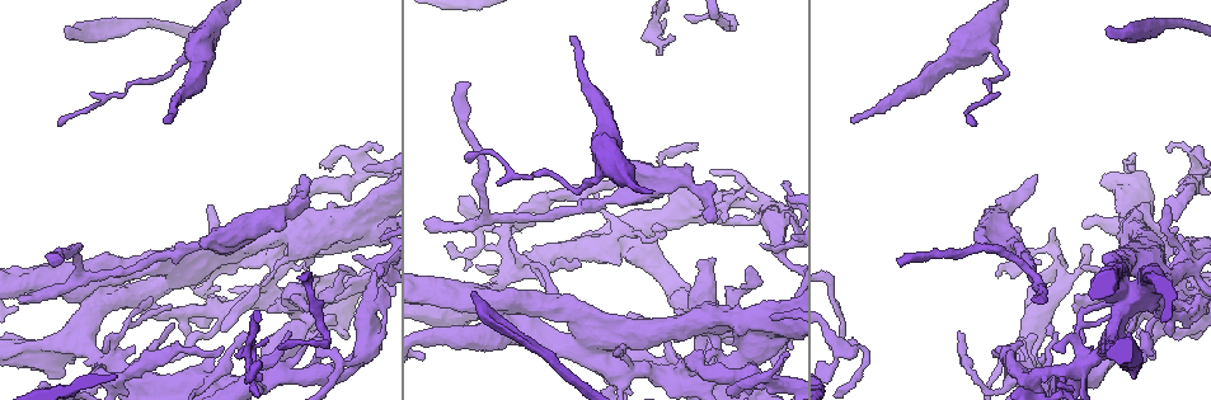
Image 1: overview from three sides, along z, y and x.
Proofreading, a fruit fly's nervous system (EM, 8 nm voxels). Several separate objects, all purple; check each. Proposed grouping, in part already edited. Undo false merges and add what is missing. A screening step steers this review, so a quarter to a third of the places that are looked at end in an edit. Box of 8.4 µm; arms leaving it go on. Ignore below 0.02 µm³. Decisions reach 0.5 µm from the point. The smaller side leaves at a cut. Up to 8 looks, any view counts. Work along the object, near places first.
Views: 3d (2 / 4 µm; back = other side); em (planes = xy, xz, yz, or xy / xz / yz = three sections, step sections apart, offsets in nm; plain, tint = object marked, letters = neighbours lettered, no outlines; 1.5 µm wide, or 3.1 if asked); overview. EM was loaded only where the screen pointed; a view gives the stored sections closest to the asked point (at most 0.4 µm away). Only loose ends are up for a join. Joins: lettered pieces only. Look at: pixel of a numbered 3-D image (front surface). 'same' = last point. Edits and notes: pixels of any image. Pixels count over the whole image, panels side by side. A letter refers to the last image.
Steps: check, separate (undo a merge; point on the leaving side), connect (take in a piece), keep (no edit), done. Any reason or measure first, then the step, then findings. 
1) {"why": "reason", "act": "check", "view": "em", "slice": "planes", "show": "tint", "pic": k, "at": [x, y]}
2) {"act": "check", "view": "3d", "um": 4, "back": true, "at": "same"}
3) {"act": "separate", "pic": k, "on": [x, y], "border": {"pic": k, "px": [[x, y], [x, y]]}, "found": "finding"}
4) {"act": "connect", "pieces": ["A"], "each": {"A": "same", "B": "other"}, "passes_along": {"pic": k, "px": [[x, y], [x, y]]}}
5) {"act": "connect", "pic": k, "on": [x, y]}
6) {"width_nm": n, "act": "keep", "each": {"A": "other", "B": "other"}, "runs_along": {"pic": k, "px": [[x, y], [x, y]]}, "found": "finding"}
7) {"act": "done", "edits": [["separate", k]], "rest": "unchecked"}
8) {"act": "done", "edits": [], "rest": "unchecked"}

{"why": "long arm stops here", "act": "check", "view": "em", "slice": "planes", "show": "letters", "pic": 1, "at": [571, 39]}

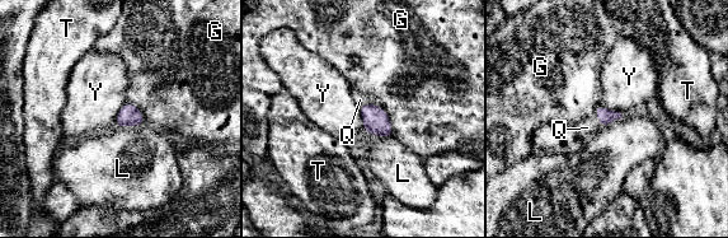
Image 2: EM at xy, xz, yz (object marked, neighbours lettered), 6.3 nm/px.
{"width_nm": 90, "act": "connect", "pieces": ["Q"], "each": {"G": "other", "L": "other", "Q": "same", "T": "other", "Y": "other"}, "passes_along": {"pic": 2, "px": [[376, 121], [366, 104], [360, 99]]}, "found": "the neuron continues"}

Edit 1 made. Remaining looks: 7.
{"why": "redraw", "act": "check", "view": "overview"}

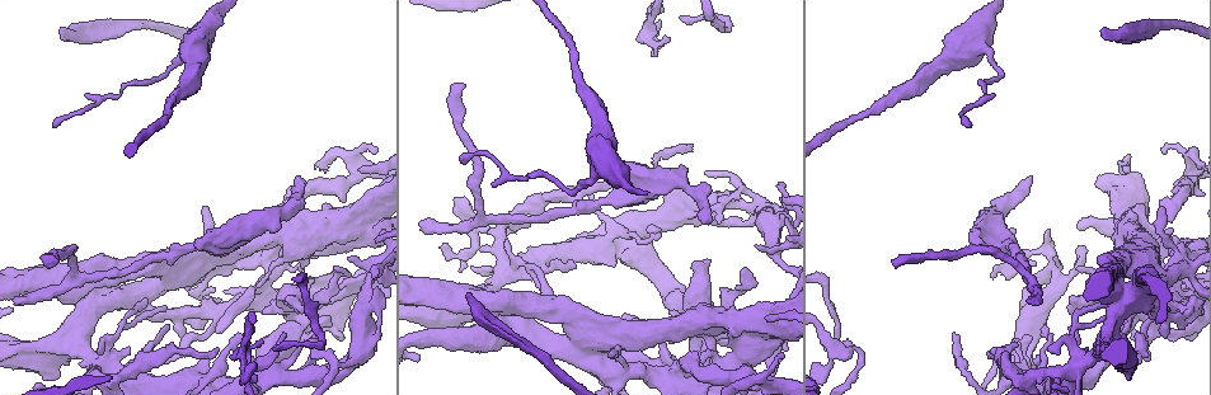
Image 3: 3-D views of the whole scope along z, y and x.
{"why": "an open end", "act": "check", "view": "3d", "um": 2, "pic": 3, "at": [703, 221]}

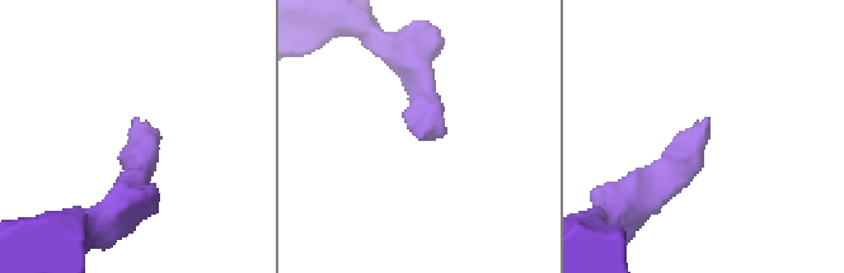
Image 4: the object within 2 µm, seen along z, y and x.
{"act": "check", "view": "em", "slice": "xy", "step": 8, "show": "letters", "pic": 4, "at": [708, 120]}

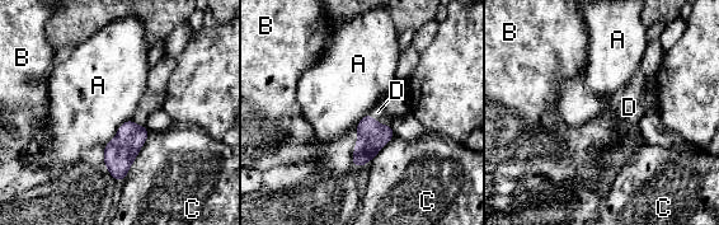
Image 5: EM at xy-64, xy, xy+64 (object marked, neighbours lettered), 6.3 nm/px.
{"act": "connect", "pieces": ["D"], "each": {"A": "other", "B": "other", "C": "other", "D": "same"}, "passes_along": {"pic": 5, "px": [[372, 136], [379, 122], [377, 112]]}, "found": "it goes on there"}

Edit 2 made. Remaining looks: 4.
{"why": "branch stops here", "act": "check", "view": "em", "slice": "planes", "show": "letters", "pic": 3, "at": [283, 335]}

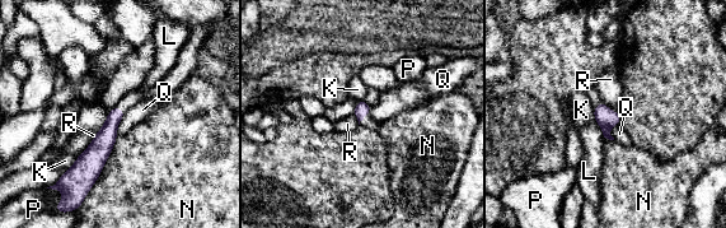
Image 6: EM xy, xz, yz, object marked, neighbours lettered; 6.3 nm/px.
{"width_nm": 90, "act": "keep", "each": {"K": "other", "L": "other", "N": "other", "P": "other", "Q": "other", "R": "other"}, "runs_along": {"pic": 6, "px": [[117, 111], [101, 148], [79, 178]]}, "found": "no lettered piece goes on from it"}

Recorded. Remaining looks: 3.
{"act": "done", "edits": [["connect", 2], ["connect", 5]], "rest": "unchecked"}

